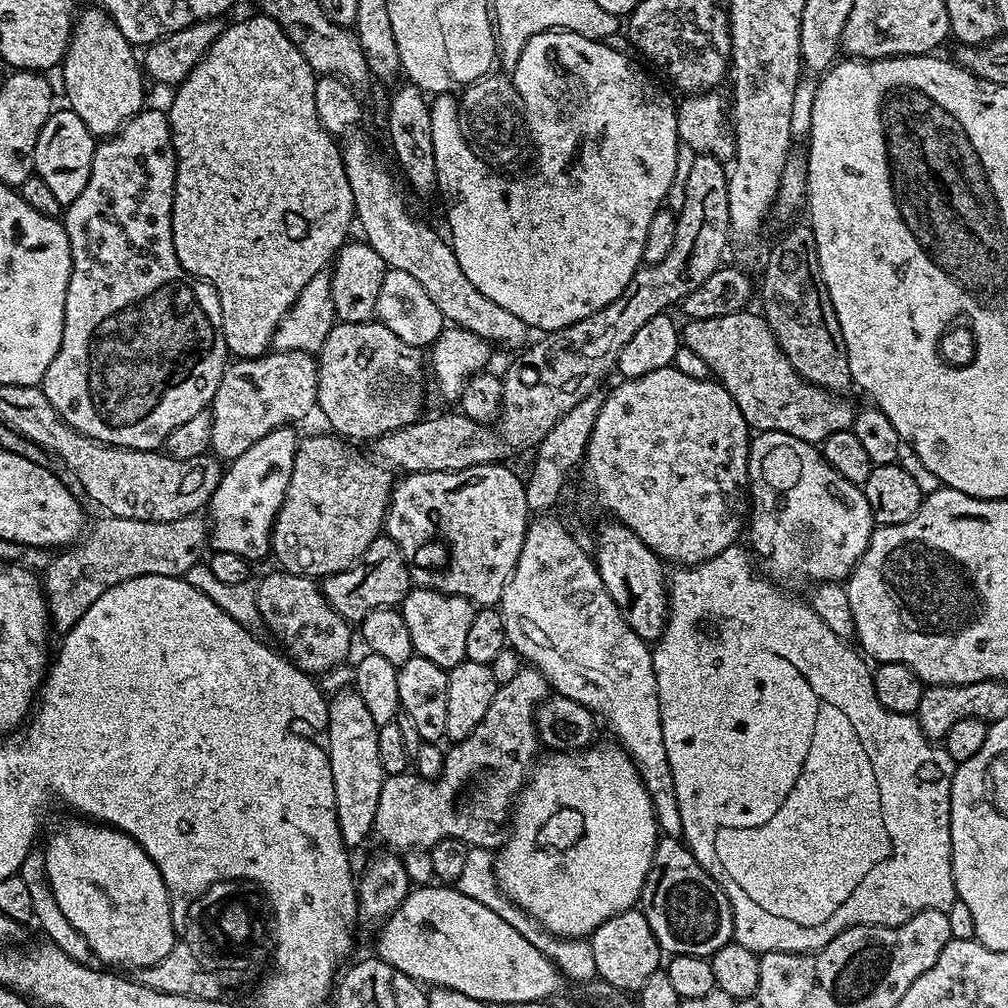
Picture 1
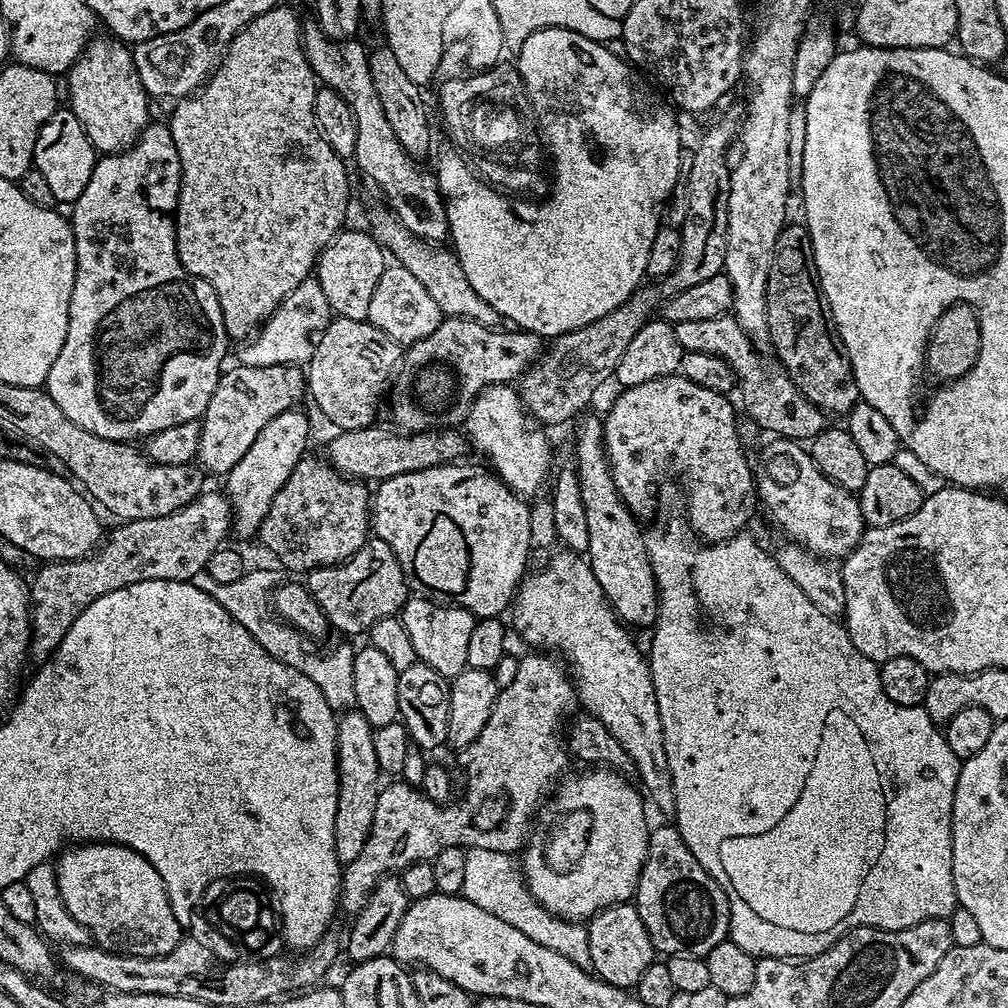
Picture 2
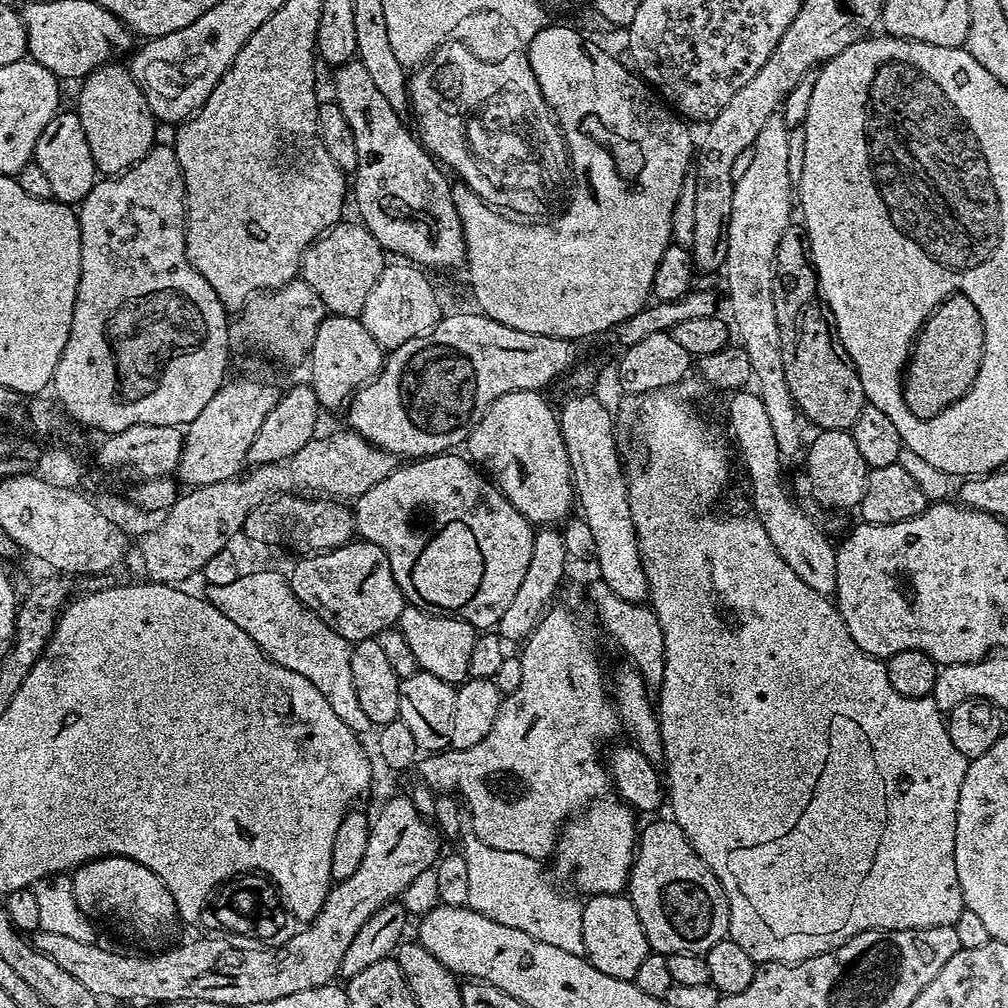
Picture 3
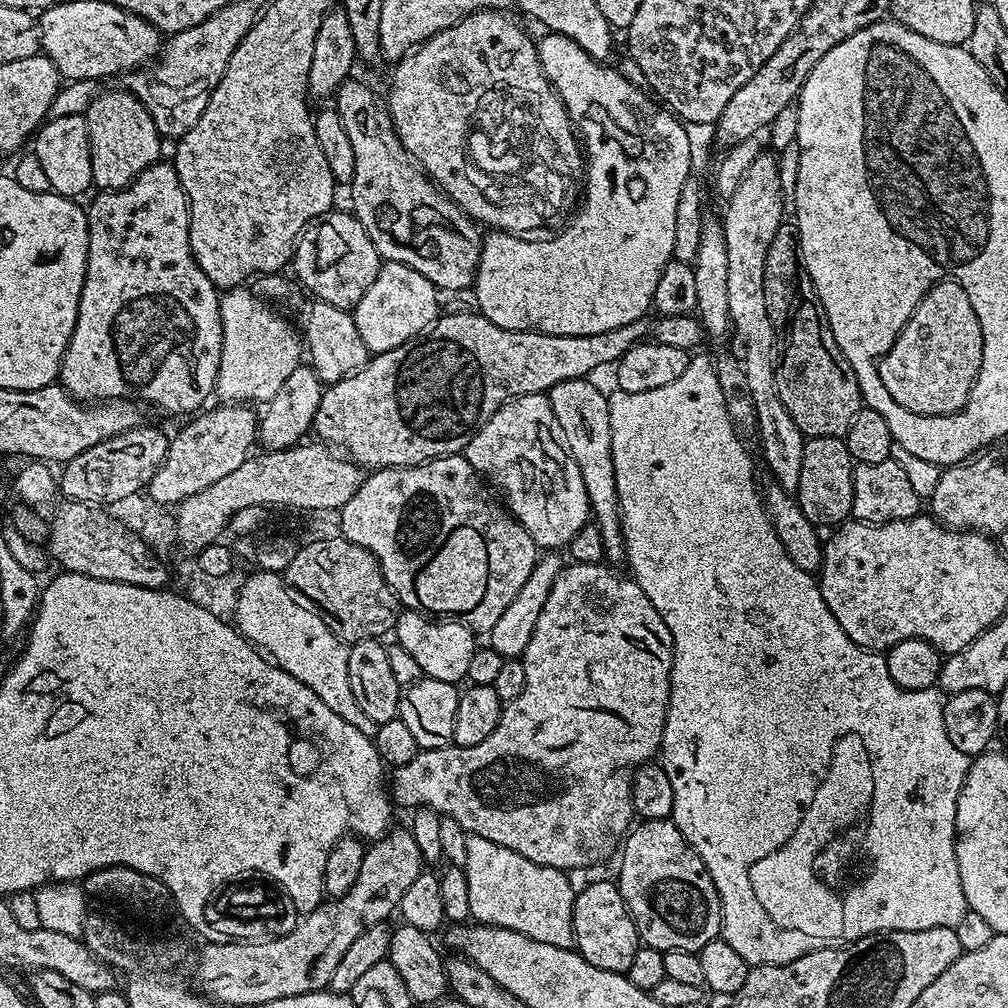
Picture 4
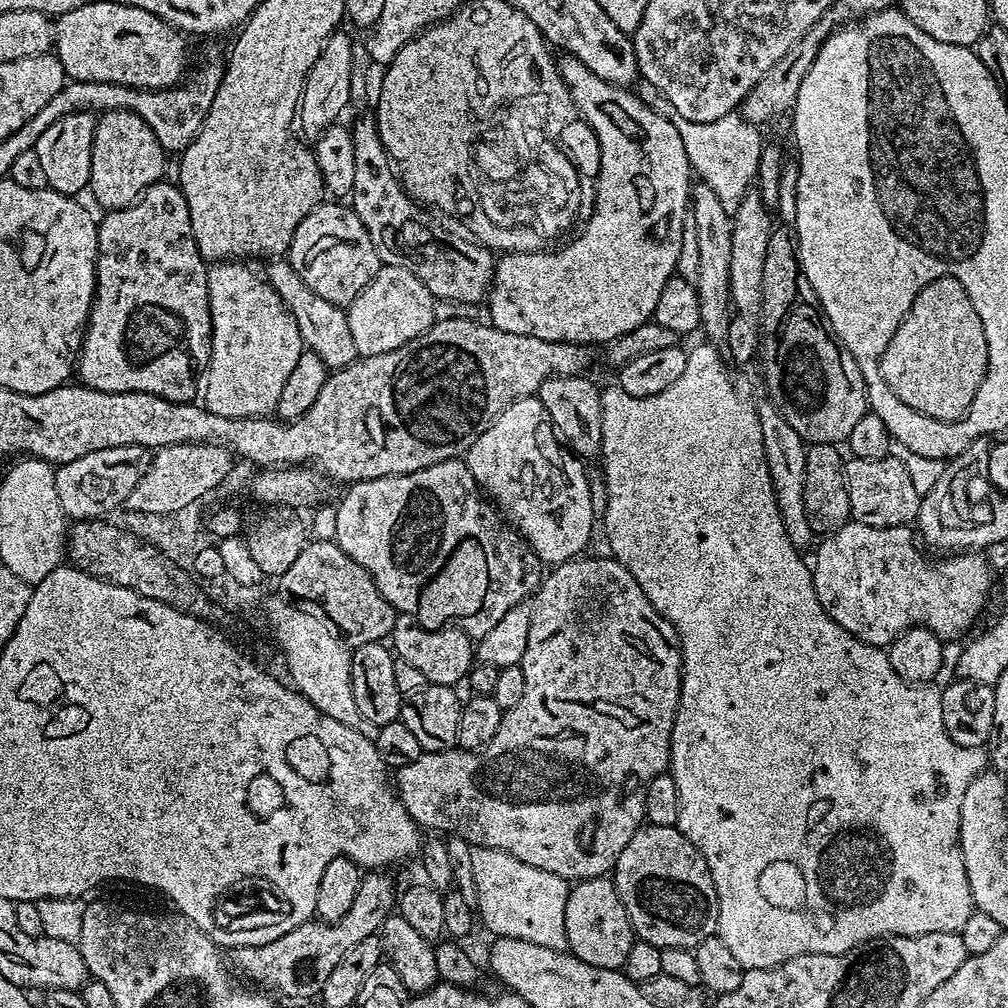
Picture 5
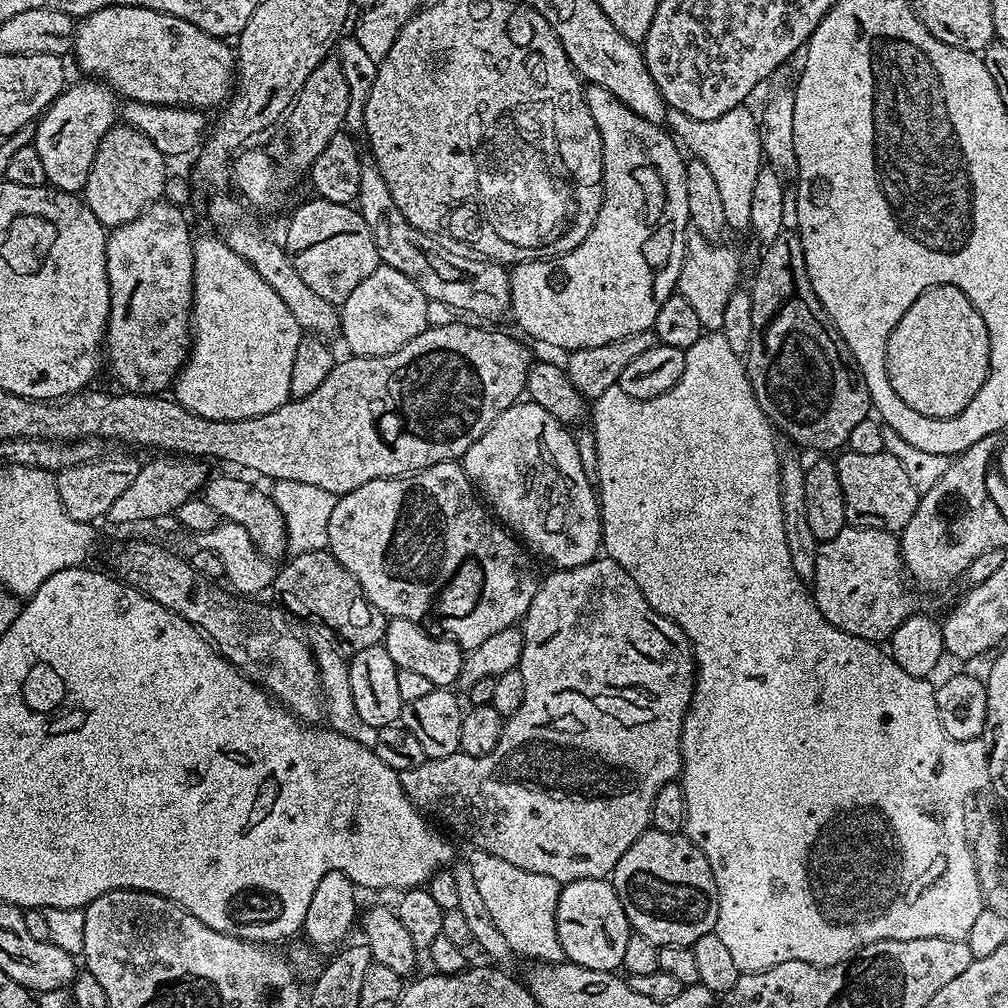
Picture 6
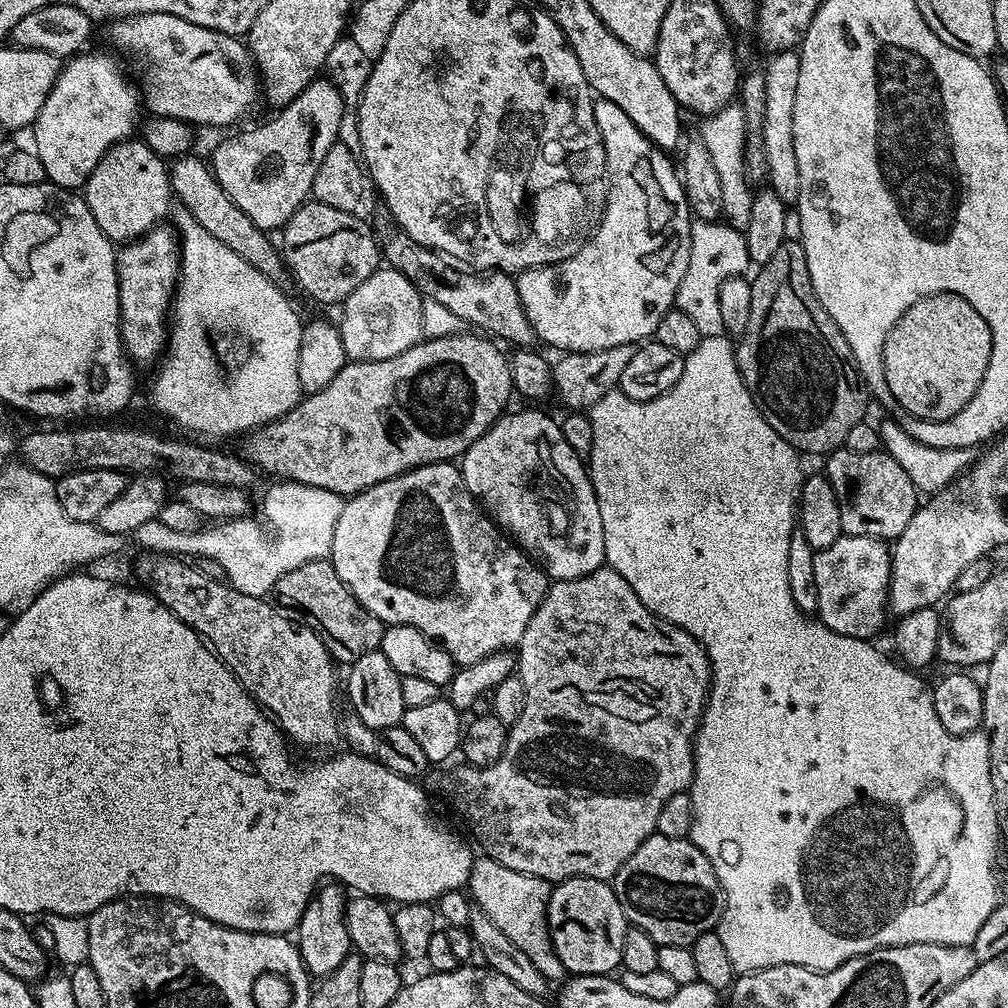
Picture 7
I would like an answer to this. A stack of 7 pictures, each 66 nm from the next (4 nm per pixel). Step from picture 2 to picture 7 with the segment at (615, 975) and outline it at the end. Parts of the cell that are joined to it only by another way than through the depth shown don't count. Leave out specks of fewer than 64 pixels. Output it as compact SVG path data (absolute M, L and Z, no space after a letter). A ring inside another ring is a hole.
M575 876L553 887L548 899L548 933L565 973L572 976L615 973L621 967L622 938L629 927L609 881Z

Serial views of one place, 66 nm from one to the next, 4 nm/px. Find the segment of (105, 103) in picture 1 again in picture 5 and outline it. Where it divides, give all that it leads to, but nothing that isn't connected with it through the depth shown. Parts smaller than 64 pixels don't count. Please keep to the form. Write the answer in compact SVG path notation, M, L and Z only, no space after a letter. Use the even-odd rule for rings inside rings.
M129 108L110 109L101 111L96 121L94 130L94 142L92 143L92 161L90 162L90 178L88 188L92 196L101 204L101 209L111 210L114 208L125 208L136 203L150 185L157 183L164 172L164 159L166 153L164 147L154 138L154 130L138 118Z

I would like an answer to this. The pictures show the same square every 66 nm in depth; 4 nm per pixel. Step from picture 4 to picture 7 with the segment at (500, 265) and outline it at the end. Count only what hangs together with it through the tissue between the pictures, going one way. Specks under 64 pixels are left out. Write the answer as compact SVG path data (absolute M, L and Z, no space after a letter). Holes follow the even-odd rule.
M597 99L593 103L592 109L594 110L594 122L598 126L600 137L604 143L604 153L608 163L606 169L606 199L602 205L602 215L598 220L600 225L597 226L596 233L585 244L581 243L576 251L571 256L566 257L565 260L558 264L525 267L524 271L515 277L518 298L522 298L524 313L526 318L530 318L530 326L536 331L537 341L543 342L545 340L546 343L560 348L561 353L593 352L594 350L606 350L610 346L639 345L641 342L655 337L658 322L662 322L665 314L673 311L676 291L682 282L682 274L686 274L686 262L690 258L690 230L694 220L688 211L688 199L684 193L684 187L680 184L677 165L673 161L671 164L668 161L669 153L665 149L659 148L654 142L650 142L650 138L646 138L646 134L642 134L642 130L638 130L638 126L634 126L634 122L630 122L630 117L624 111L618 110L618 106L614 106L614 102Z

